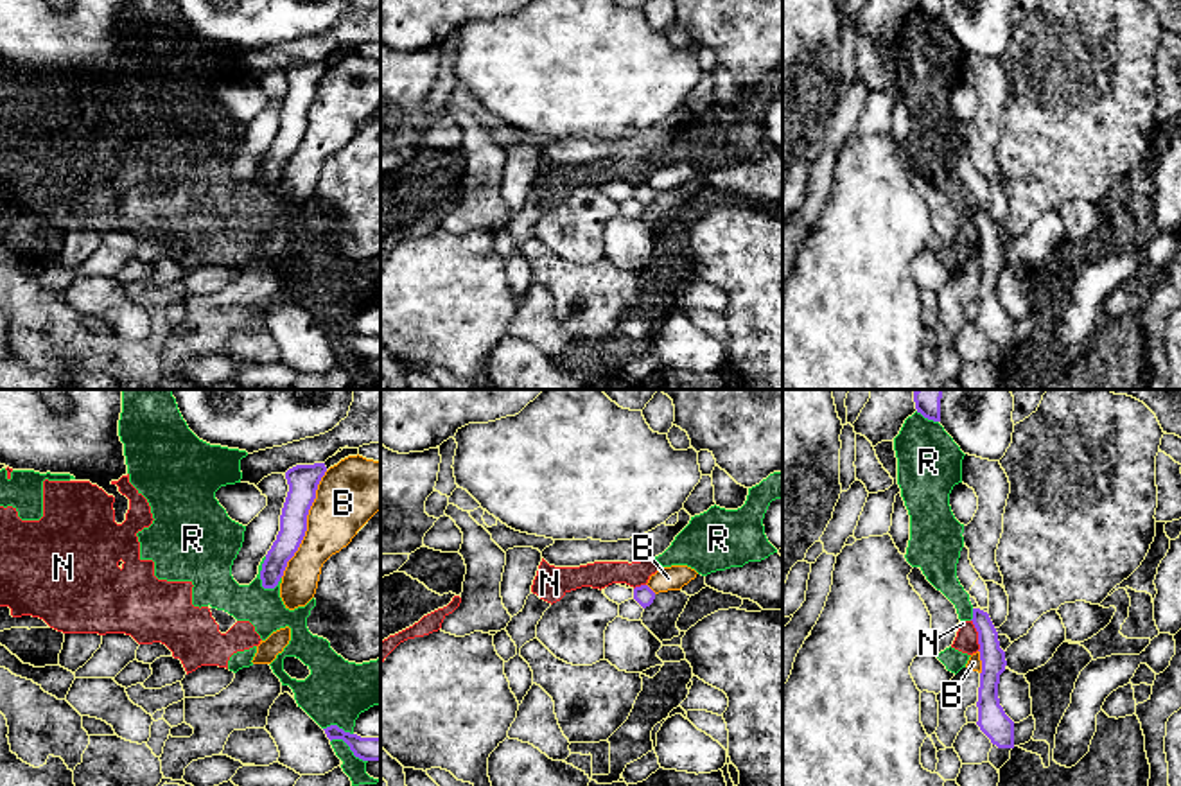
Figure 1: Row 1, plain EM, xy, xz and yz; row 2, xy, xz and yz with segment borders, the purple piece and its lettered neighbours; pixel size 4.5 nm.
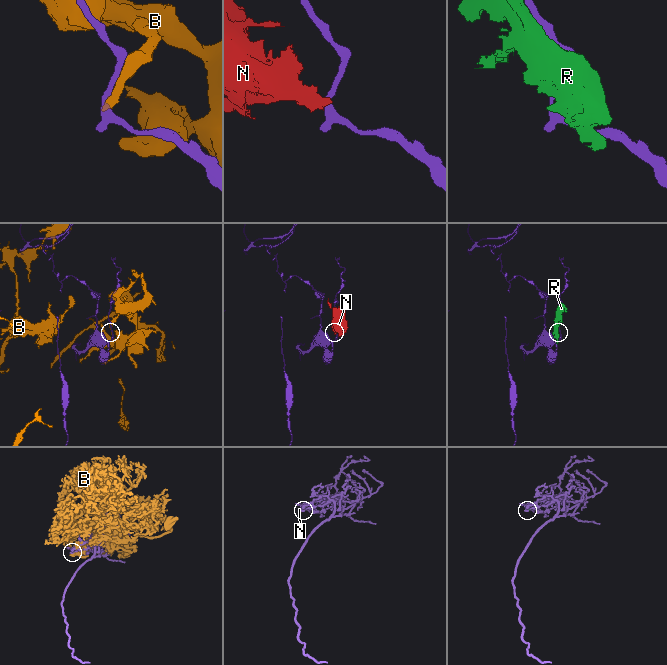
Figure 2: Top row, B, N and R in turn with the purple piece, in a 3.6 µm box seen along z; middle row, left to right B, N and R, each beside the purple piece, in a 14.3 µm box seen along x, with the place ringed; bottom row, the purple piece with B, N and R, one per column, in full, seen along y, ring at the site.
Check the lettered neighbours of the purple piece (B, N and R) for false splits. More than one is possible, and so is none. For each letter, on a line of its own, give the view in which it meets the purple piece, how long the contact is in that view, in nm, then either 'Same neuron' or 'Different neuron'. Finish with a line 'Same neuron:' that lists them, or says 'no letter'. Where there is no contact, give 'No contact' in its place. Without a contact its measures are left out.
B: Touches purple in xy. Shared border 500 nm. Different neuron
N: Touches purple in yz. Shared border 150 nm. Different neuron
R: Touches purple in xy. Shared border 160 nm. Different neuron
Same neuron: no letter

